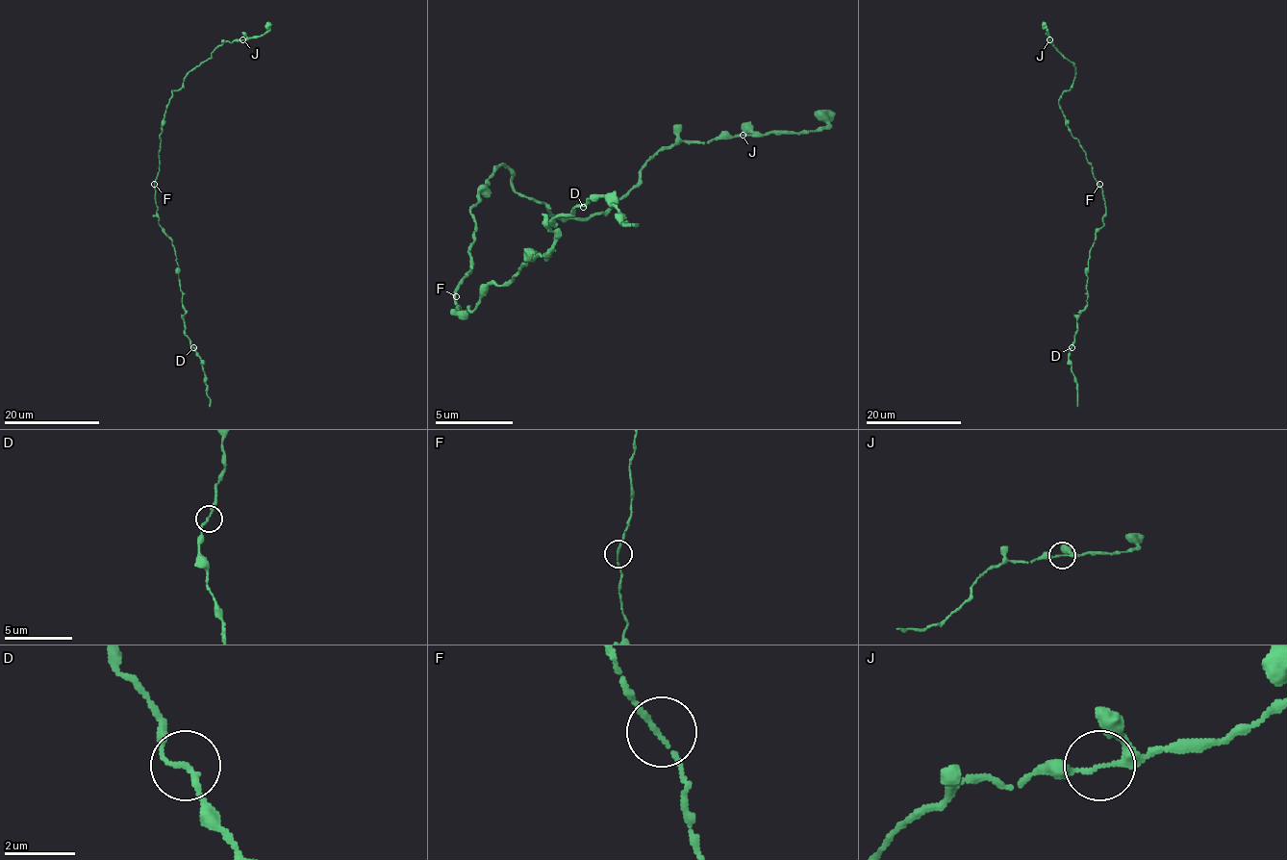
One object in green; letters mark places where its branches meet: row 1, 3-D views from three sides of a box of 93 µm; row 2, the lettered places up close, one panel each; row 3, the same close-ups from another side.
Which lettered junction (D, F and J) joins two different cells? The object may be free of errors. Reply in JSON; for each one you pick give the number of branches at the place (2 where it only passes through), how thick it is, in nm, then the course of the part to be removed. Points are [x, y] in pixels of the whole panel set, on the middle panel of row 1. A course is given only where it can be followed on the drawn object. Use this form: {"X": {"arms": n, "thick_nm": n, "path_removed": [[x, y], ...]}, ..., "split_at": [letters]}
{"split_at": []}

